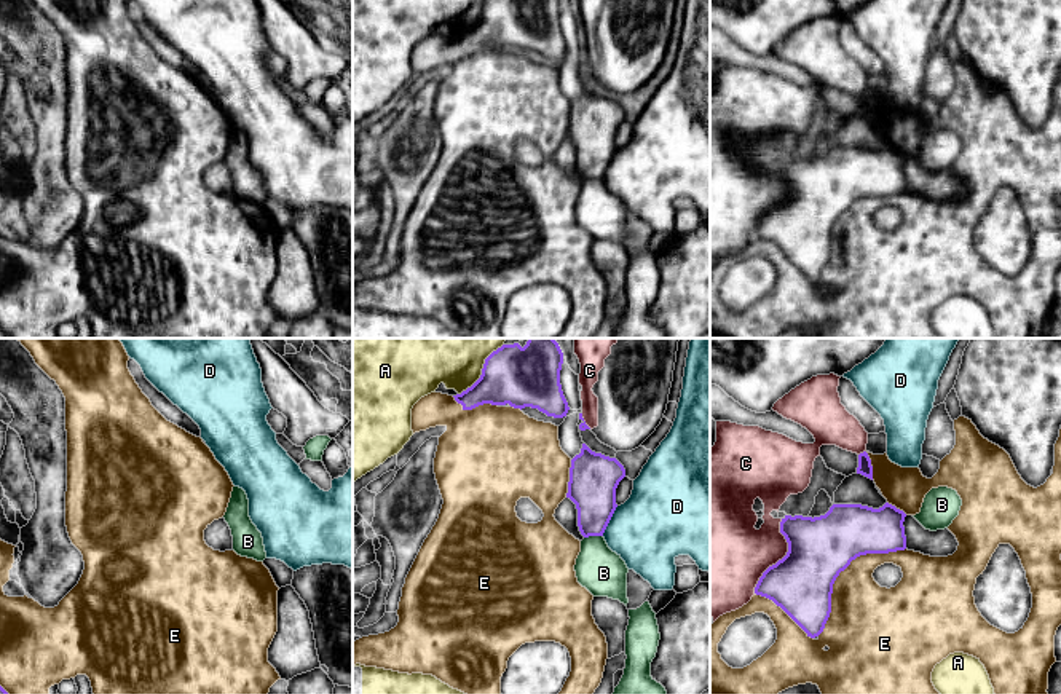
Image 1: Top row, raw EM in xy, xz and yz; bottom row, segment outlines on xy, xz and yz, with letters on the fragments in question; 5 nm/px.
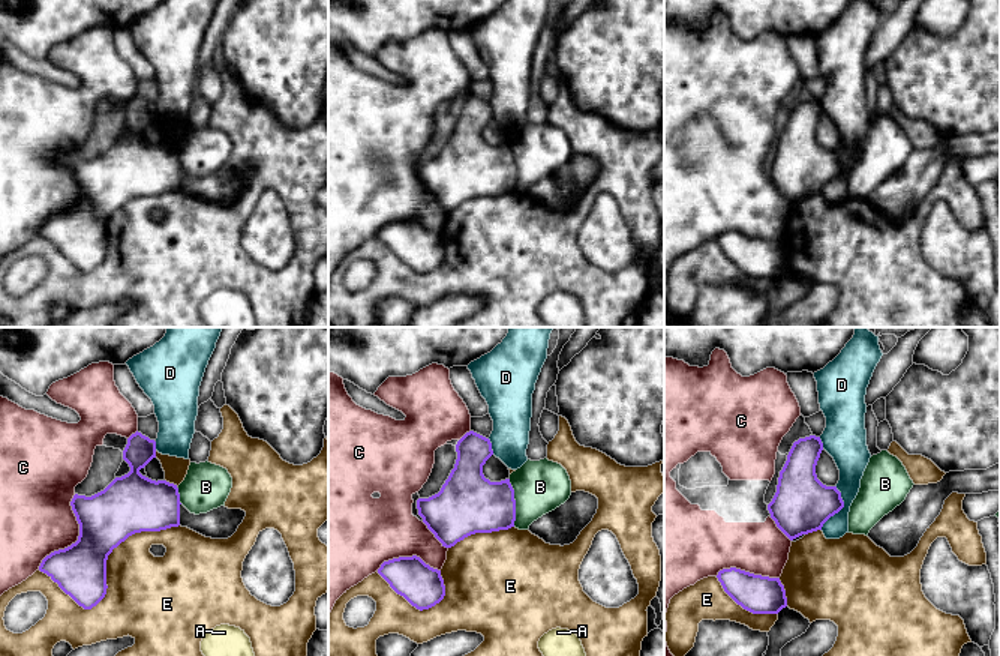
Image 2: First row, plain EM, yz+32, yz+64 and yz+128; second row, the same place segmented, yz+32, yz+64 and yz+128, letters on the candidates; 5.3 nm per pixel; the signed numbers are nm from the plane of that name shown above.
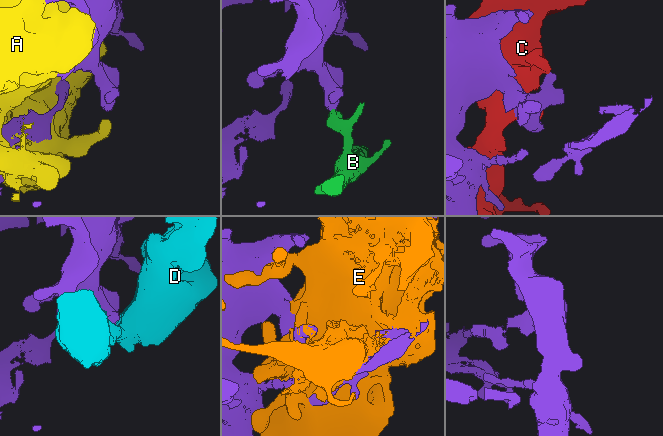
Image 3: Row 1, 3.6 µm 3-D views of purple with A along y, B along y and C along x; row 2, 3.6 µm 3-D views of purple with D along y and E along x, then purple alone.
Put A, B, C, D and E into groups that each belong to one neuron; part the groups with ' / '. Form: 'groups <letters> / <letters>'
groups A / B / C / D / E

